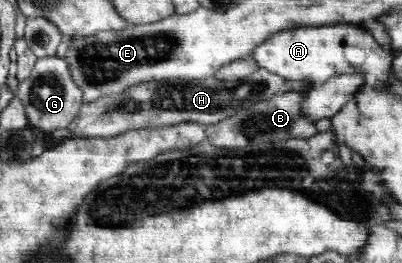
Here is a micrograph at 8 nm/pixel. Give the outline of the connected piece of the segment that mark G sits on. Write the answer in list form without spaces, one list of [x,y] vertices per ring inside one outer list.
[[[63,57],[38,58],[30,75],[17,85],[16,97],[22,100],[29,127],[39,134],[50,135],[56,129],[68,127],[83,105],[83,90],[71,75],[70,63]]]

